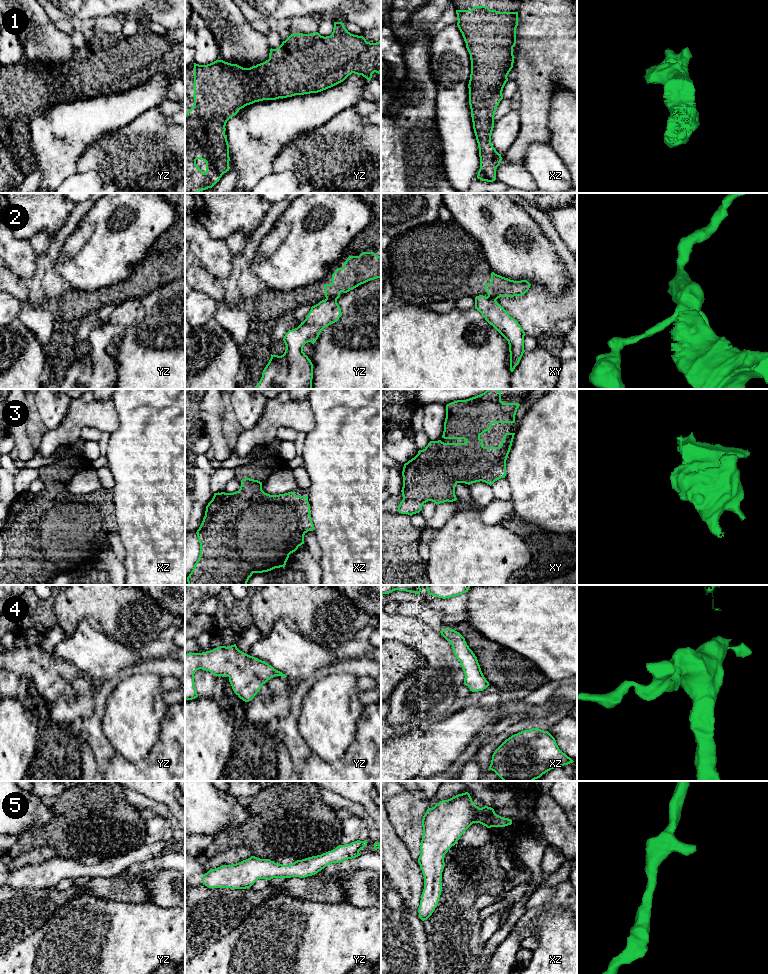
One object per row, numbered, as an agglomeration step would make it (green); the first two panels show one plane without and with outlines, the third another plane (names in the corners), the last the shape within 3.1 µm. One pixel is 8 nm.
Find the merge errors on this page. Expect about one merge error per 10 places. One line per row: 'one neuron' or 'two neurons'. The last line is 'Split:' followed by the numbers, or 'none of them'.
1: one neuron
2: two neurons
3: one neuron
4: one neuron
5: one neuron
Split: 2

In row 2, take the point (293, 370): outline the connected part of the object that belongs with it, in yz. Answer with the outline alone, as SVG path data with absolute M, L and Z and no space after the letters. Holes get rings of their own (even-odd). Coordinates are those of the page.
M325 299L312 306L306 319L285 334L284 354L271 354L254 389L312 389L313 364L303 352L303 347L308 342L314 344L321 331L341 316L337 299Z

